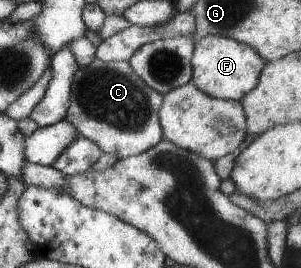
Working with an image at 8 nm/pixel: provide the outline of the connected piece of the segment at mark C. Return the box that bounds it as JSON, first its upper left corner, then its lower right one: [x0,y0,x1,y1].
[63,57,163,160]

